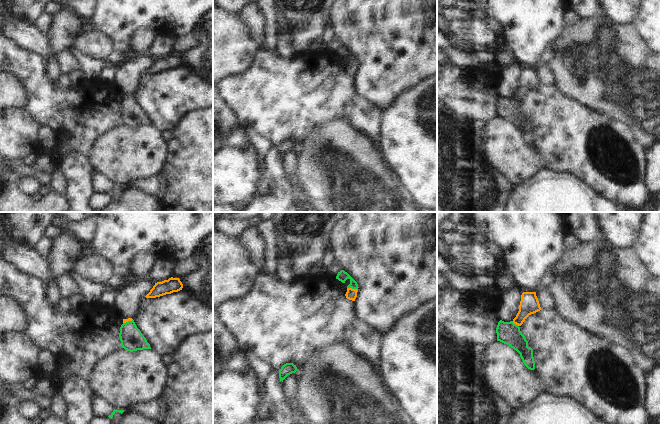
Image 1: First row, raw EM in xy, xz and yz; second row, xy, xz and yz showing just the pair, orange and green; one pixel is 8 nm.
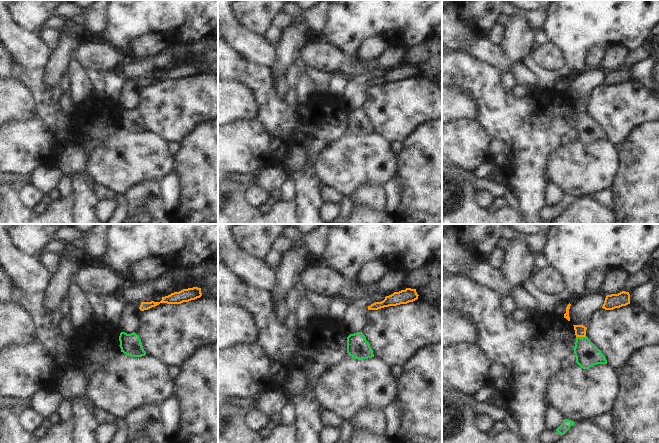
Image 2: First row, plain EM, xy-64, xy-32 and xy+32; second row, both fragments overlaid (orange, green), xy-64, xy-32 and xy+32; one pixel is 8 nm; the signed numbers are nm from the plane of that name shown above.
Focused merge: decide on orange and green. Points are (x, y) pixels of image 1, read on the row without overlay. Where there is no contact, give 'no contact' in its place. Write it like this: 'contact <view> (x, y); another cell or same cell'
contact xz (351, 64); same cell

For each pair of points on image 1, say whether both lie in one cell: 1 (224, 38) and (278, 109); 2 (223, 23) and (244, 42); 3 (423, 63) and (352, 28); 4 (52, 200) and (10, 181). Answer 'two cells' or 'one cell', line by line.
1: two cells
2: one cell
3: one cell
4: one cell

